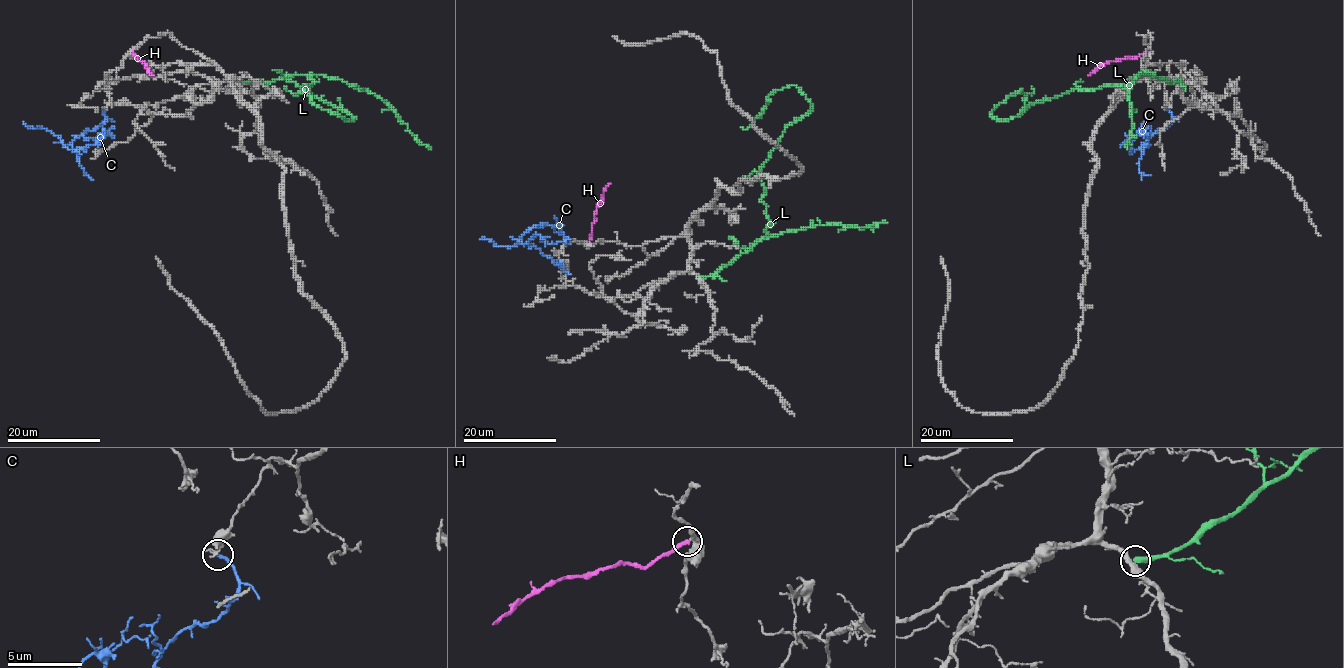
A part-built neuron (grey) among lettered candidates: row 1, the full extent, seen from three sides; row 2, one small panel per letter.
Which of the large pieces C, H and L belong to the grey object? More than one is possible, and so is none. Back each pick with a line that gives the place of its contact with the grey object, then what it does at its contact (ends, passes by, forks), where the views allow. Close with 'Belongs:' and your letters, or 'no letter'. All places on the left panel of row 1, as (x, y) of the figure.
Belongs: no letter

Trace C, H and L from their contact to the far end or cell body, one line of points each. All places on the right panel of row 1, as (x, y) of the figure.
C: (1166, 108), (1170, 124), (1157, 130), (1148, 145), (1132, 150), (1128, 145), (1136, 134), (1146, 135), (1145, 139)
H: (1148, 50), (1134, 58), (1099, 65), (1087, 75)
L: (1182, 82), (1139, 75), (1122, 86), (1072, 88), (1014, 118), (990, 114), (1012, 95), (1031, 94), (1031, 87)

